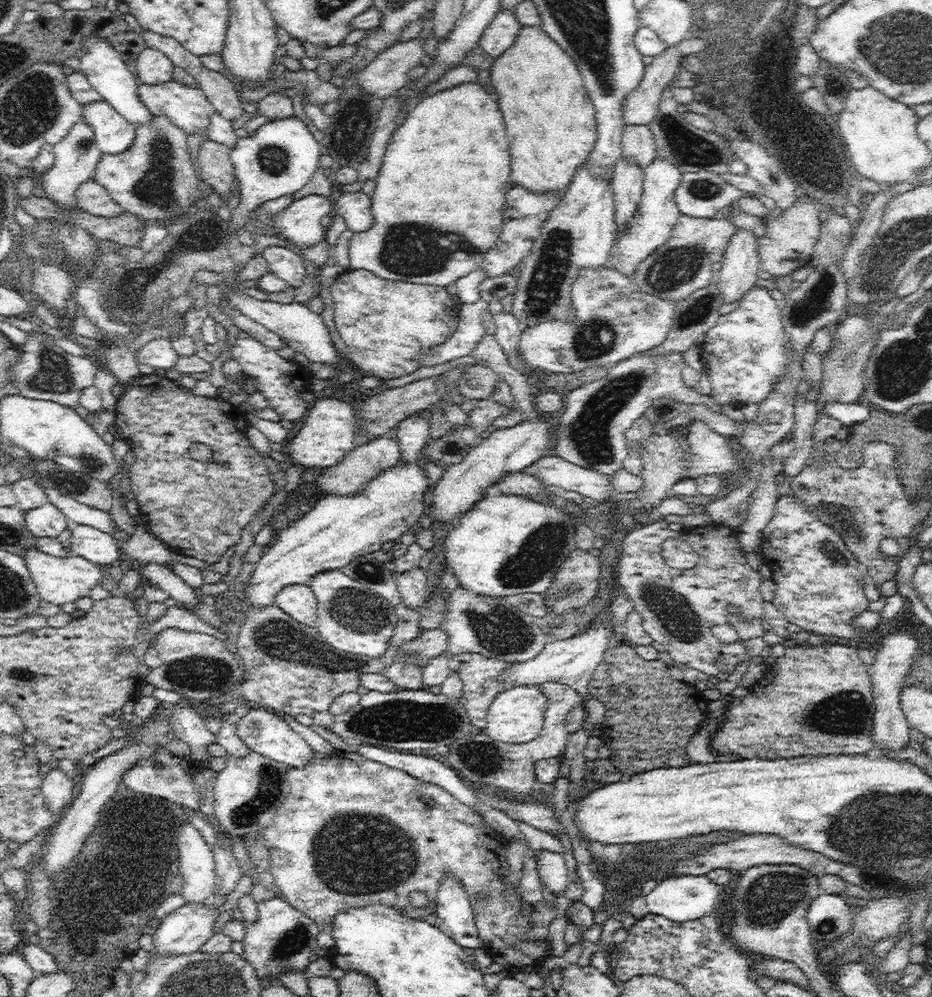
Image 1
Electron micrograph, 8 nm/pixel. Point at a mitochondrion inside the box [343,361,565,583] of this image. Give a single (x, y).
(451, 448)

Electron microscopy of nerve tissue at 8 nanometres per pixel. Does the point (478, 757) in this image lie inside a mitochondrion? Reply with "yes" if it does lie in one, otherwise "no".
yes

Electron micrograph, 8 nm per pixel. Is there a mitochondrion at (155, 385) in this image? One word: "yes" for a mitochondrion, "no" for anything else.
no

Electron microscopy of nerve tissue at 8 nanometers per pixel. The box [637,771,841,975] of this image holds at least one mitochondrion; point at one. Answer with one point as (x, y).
(771, 897)

